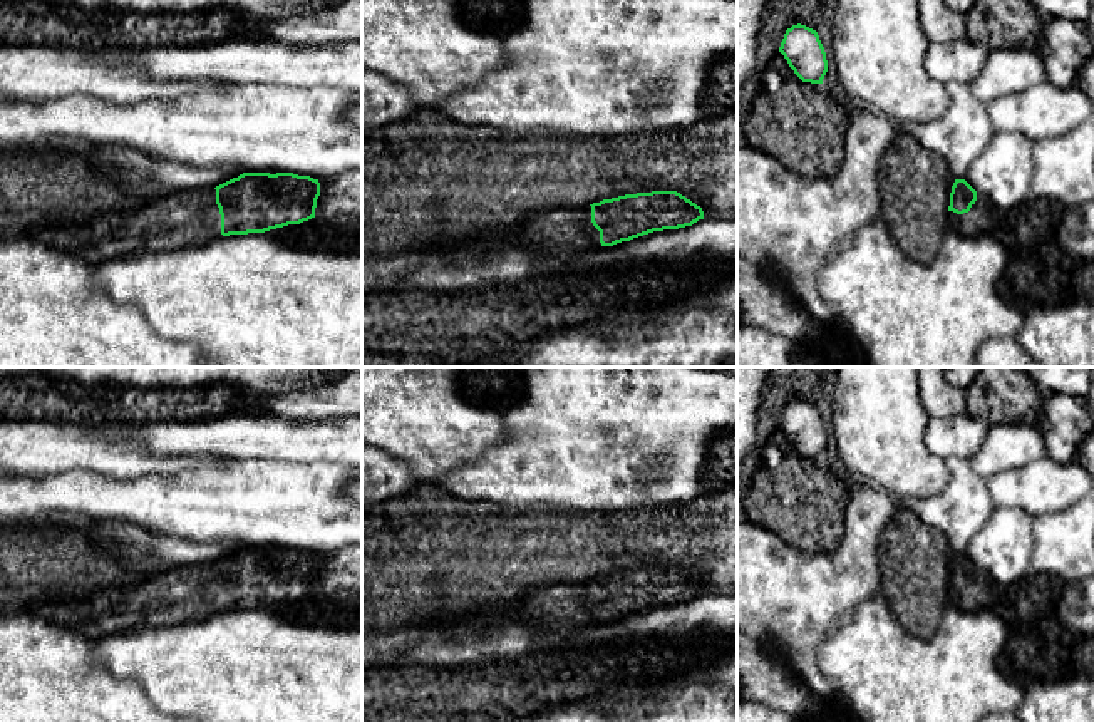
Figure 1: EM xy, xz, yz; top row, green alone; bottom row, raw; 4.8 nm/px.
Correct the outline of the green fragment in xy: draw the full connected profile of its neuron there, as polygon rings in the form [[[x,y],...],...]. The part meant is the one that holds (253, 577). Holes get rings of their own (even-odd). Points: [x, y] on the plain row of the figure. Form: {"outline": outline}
{"outline": [[[243,548],[216,563],[189,565],[179,573],[161,578],[173,598],[164,601],[164,615],[173,621],[206,618],[216,611],[265,608],[315,593],[320,558],[293,548]]]}

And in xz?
{"outline": [[[677,566],[637,568],[576,583],[575,588],[568,591],[560,590],[539,595],[534,613],[538,620],[548,623],[550,630],[570,633],[585,625],[613,621],[653,606],[692,601],[699,595],[704,595],[702,583]]]}

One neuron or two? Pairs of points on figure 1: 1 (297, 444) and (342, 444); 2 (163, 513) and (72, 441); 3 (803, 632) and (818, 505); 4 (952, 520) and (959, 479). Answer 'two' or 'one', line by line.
1: one
2: two
3: two
4: one

